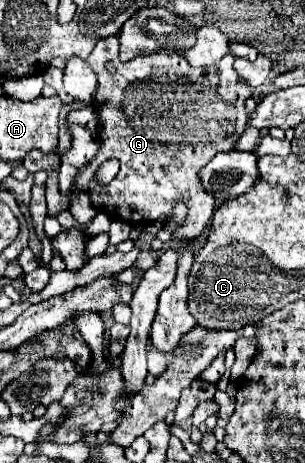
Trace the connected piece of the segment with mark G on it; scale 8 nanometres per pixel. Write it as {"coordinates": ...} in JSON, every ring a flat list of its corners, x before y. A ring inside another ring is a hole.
{"coordinates":[[117,38,99,40,87,58,99,80,95,104,101,112,99,138,103,148,83,174,79,174,79,184,85,178,91,186,89,192,95,208,131,224,155,222,161,216,169,220,173,204,183,200,189,206,189,214,175,238,195,238,205,230,215,210,215,198,201,188,199,170,215,154,233,150,239,140,235,134,243,134,245,130,241,126,247,122,245,98,253,90,245,82,239,82,231,54,207,68,193,68,181,54,169,50,139,56,131,62,117,58],[105,60,115,60,115,74,105,70],[109,158,117,158,121,170,111,184,99,184,95,170]]}

